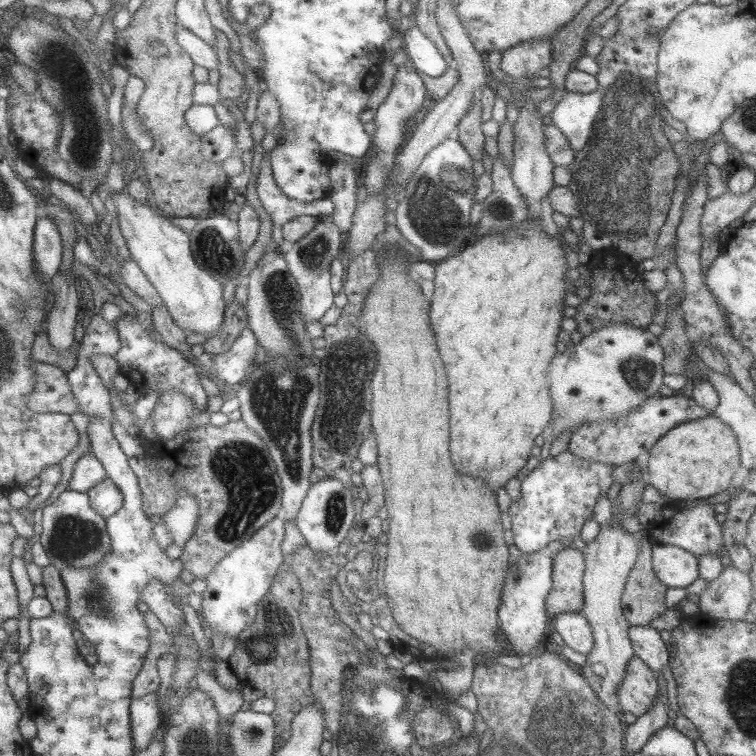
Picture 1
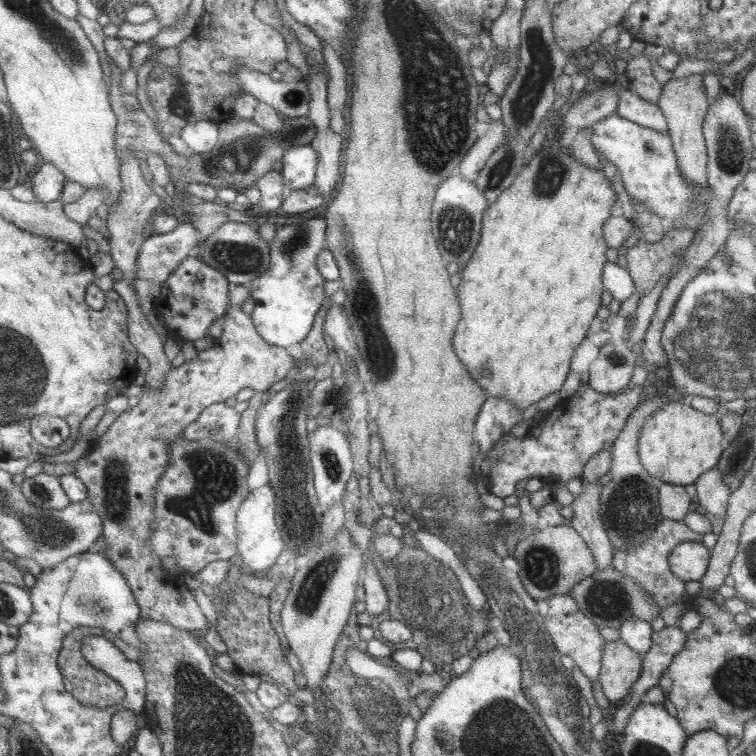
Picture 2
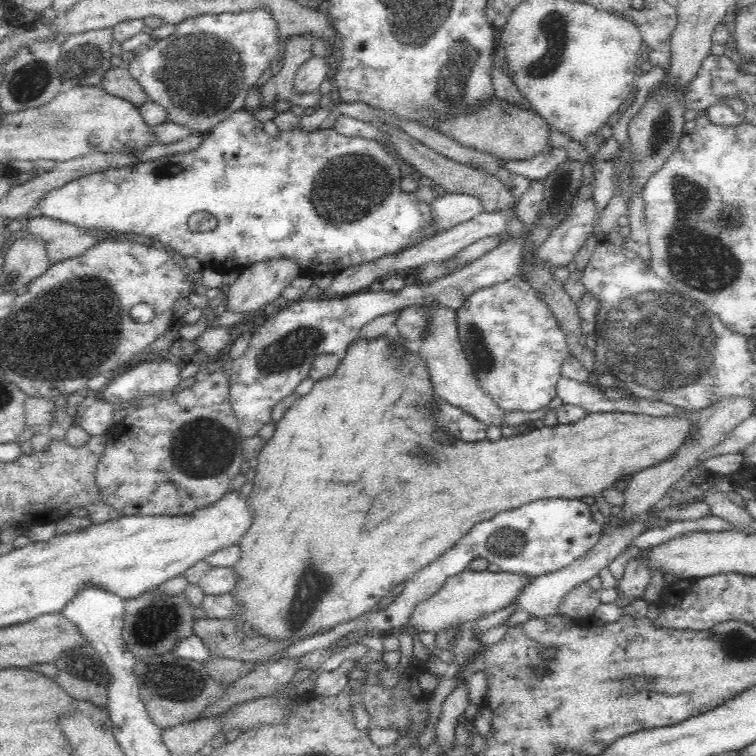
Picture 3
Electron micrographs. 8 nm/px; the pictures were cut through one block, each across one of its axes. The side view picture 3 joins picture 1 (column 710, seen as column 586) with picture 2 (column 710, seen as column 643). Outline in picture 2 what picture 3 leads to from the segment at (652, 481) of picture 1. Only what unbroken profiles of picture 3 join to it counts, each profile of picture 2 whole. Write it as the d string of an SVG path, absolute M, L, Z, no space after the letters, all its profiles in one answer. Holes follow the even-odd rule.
M679 398L649 414L637 434L637 456L644 470L660 483L687 486L718 463L725 445L717 414L703 414Z

